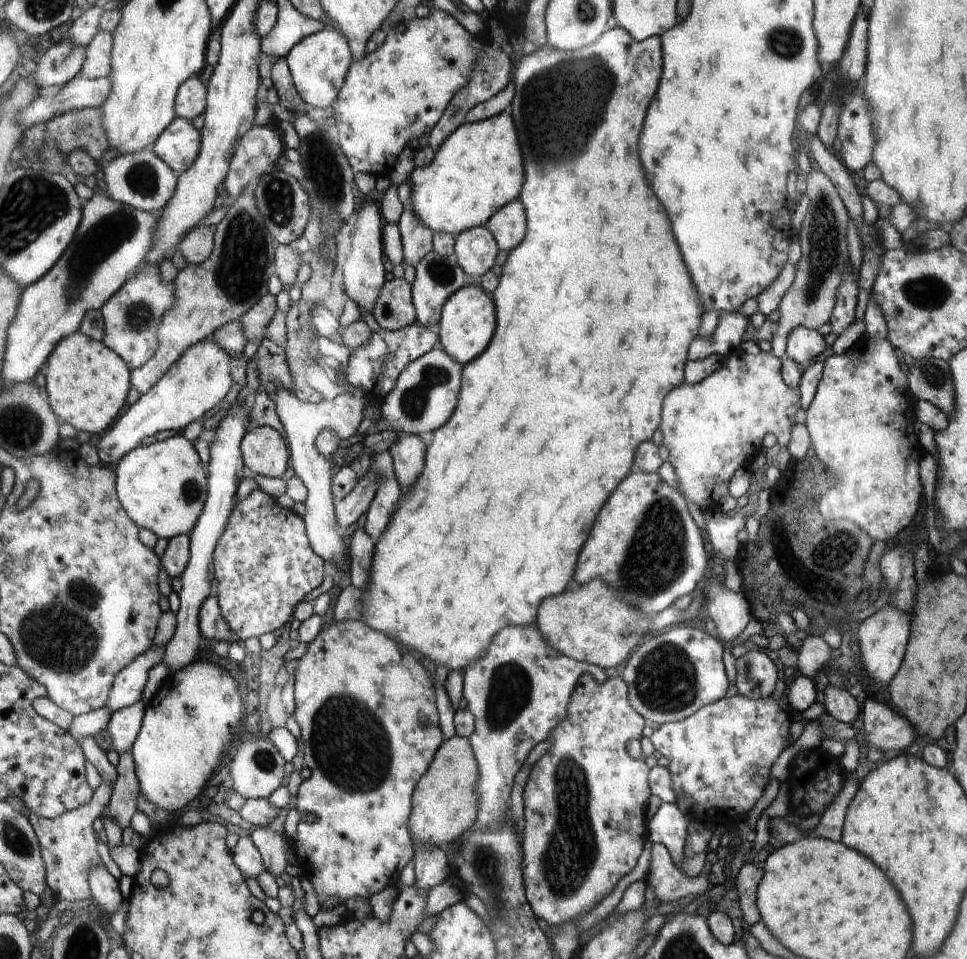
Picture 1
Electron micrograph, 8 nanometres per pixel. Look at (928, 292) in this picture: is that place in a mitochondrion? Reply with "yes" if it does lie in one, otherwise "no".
yes

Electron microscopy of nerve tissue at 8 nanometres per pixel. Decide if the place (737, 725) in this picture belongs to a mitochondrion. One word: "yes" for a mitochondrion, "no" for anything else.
no

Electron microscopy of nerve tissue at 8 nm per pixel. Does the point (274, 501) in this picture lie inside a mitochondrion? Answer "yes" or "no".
no

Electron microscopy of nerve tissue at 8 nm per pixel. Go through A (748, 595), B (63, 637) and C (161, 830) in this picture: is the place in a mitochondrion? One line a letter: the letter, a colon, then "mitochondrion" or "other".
A: other
B: mitochondrion
C: other

